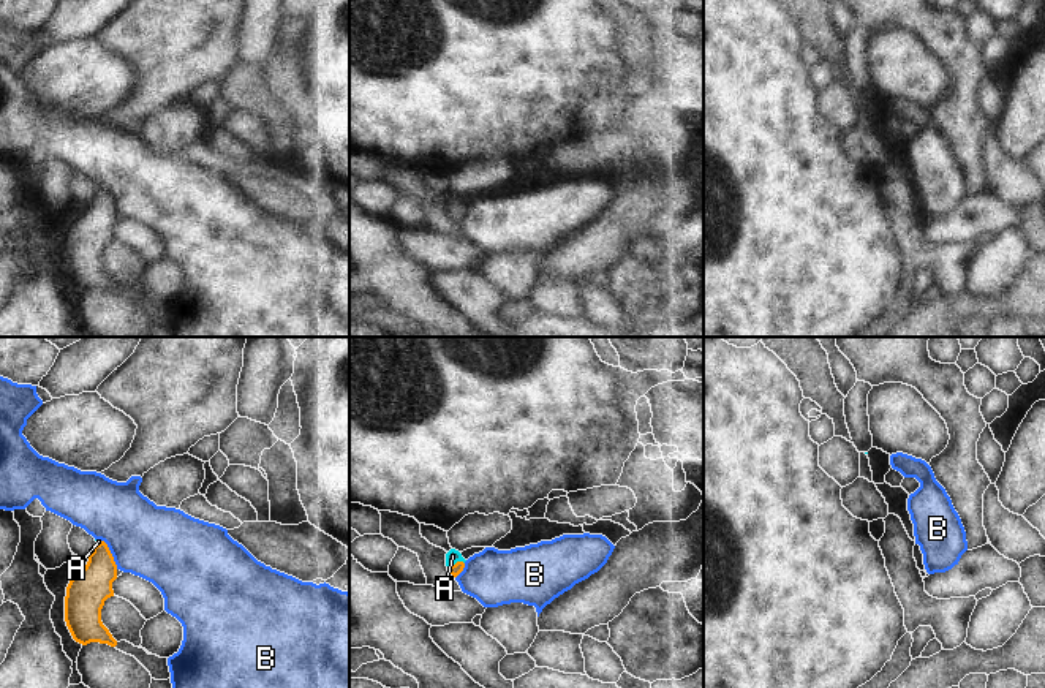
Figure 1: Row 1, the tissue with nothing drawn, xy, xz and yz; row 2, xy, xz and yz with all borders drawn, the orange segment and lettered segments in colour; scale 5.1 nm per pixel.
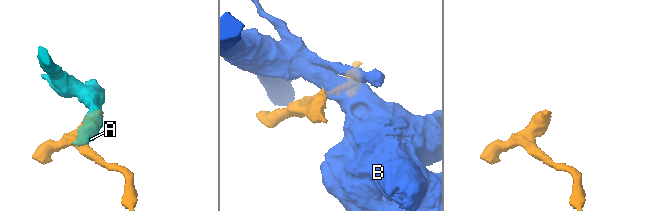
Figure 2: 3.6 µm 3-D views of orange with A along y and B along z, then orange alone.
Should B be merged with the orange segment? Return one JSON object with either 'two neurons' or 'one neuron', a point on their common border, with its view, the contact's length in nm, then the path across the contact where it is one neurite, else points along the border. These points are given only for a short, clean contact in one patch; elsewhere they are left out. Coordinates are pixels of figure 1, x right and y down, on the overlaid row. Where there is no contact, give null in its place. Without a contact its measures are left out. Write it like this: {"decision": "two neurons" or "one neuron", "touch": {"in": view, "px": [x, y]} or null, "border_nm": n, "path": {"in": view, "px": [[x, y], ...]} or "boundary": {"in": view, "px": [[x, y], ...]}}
{"decision": "two neurons", "touch": {"in": "xy", "px": [111, 554]}, "border_nm": 170, "boundary": {"in": "xy", "px": [[101, 540], [117, 568]]}}

